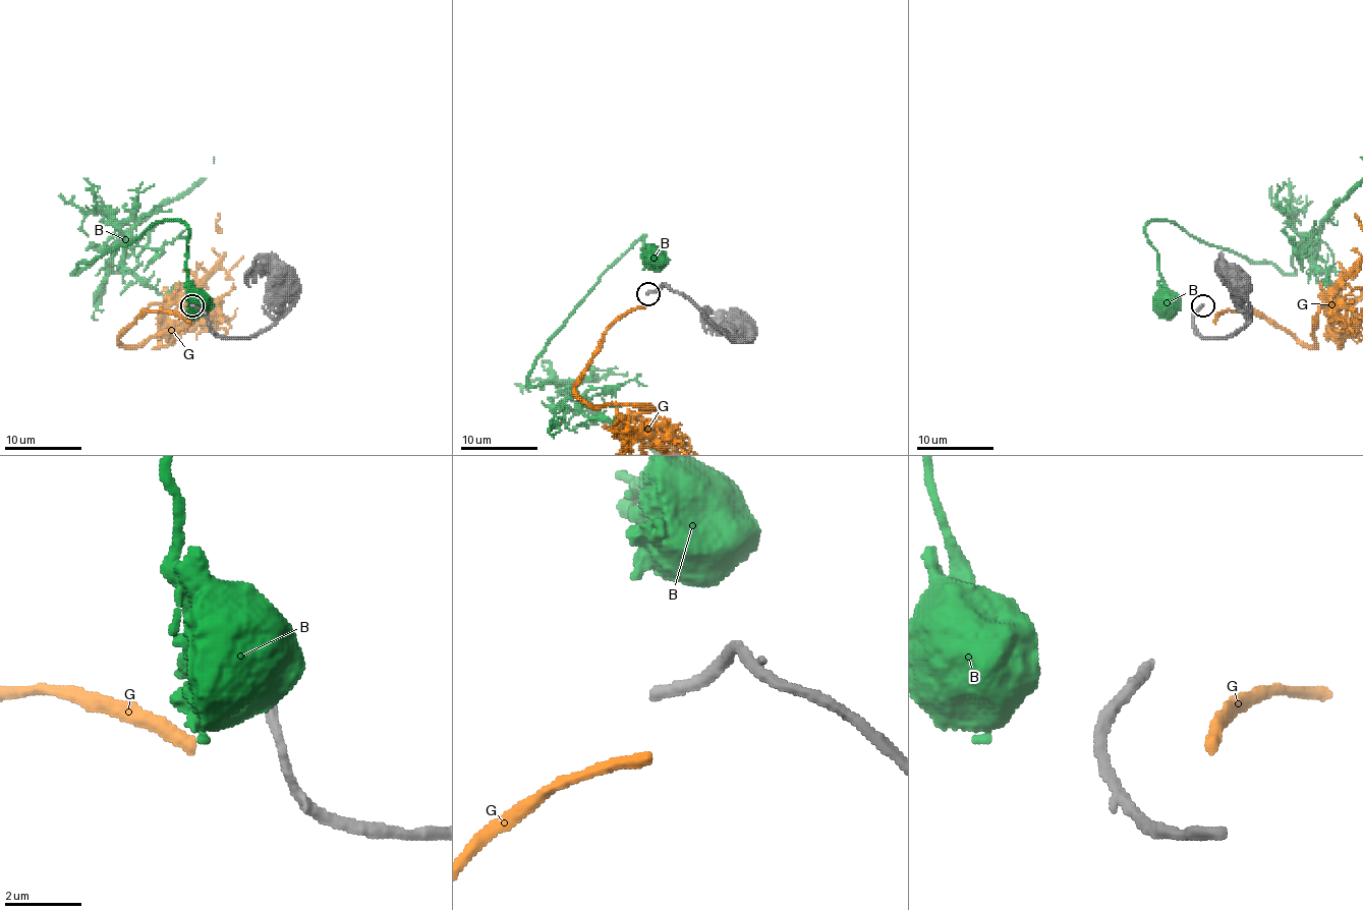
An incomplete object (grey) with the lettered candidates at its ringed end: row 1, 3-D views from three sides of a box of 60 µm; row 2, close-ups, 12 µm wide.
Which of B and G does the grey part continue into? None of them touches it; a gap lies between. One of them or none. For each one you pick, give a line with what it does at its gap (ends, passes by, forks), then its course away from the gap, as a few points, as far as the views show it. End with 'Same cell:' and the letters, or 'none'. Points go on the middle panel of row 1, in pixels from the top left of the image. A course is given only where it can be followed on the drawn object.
G: It ends there
Same cell: G

